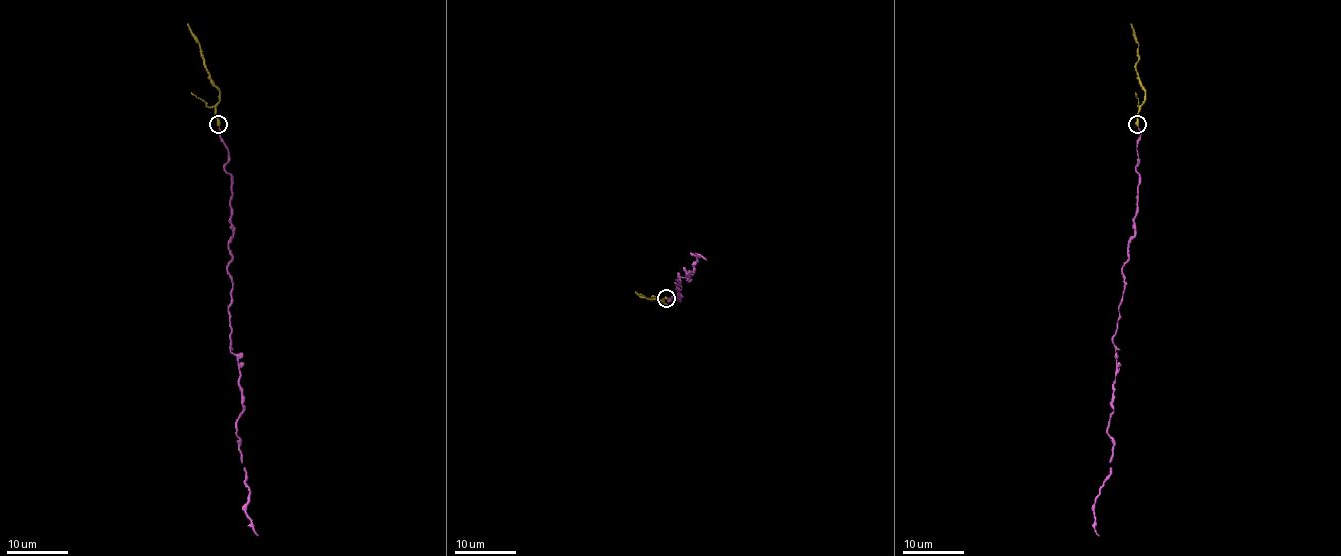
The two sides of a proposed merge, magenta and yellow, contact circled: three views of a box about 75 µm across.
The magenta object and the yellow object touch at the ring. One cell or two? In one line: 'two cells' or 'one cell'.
one cell

